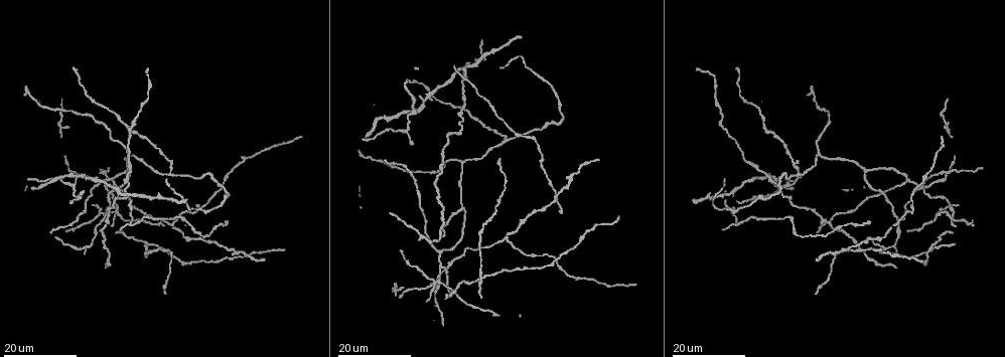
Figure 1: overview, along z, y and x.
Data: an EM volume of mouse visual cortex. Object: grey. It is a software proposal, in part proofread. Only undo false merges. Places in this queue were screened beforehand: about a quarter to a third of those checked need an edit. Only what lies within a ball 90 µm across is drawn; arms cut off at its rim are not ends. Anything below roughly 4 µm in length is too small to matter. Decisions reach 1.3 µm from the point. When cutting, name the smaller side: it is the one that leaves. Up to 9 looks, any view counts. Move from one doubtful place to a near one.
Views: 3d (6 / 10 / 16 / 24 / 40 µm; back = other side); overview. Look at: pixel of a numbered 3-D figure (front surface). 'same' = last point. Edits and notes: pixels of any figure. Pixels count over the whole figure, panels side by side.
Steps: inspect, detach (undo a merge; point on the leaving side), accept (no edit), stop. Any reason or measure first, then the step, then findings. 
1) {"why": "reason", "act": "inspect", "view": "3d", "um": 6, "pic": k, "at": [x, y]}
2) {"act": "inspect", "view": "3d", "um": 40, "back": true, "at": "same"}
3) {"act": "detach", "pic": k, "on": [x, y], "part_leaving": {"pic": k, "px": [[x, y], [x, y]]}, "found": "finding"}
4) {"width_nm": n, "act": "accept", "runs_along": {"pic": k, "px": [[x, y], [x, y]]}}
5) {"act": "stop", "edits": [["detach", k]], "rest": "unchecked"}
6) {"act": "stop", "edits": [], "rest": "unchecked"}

{"act": "inspect", "view": "3d", "um": 16, "pic": 1, "at": [947, 215]}

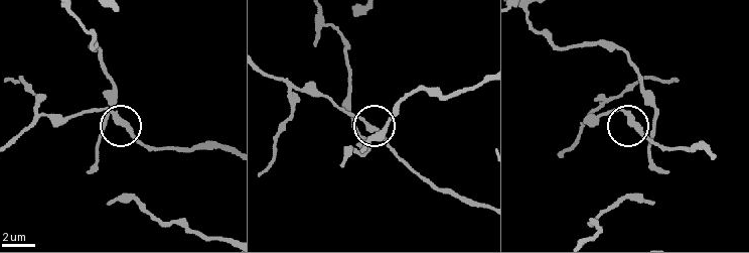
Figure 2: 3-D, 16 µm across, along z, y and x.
{"act": "inspect", "view": "3d", "um": 6, "pic": 2, "at": [628, 119]}

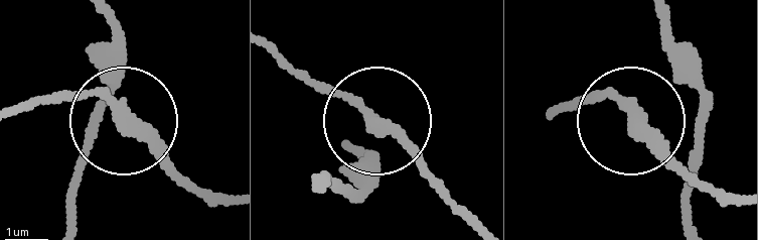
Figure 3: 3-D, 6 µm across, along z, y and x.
{"arms": 3, "act": "accept", "runs_along": {"pic": 3, "px": [[663, 19], [671, 74], [631, 113], [606, 95], [577, 95]]}, "found": "one neuron here"}

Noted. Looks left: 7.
{"why": "arms part here", "act": "inspect", "view": "3d", "um": 16, "pic": 1, "at": [937, 175]}

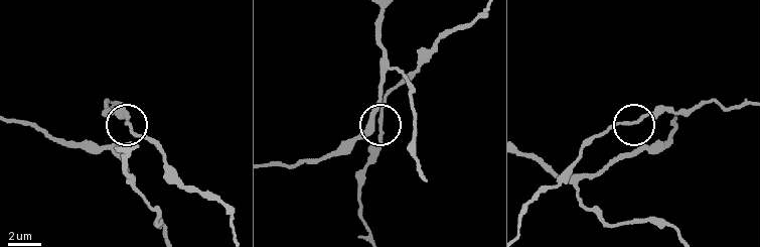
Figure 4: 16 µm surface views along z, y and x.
{"act": "inspect", "view": "3d", "um": 6, "pic": 4, "at": [381, 130]}

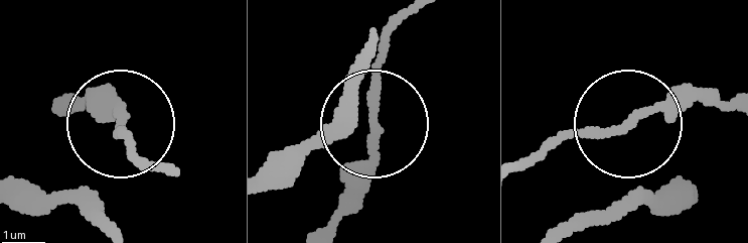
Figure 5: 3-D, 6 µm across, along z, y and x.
{"side_arm_um": 16, "arms": 3, "act": "accept", "found": "continuous, no second neuron"}

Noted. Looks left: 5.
{"why": "branch point", "act": "inspect", "view": "3d", "um": 16, "pic": 1, "at": [101, 211]}

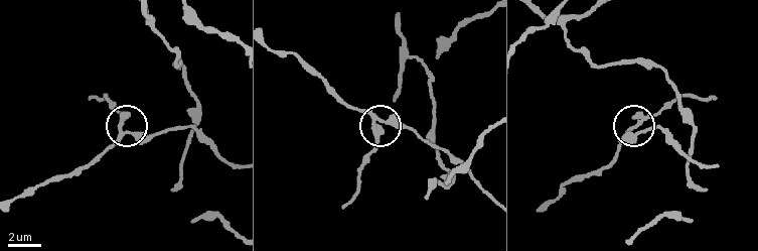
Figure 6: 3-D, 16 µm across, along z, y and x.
{"act": "inspect", "view": "3d", "um": 10, "pic": 6, "at": [631, 129]}

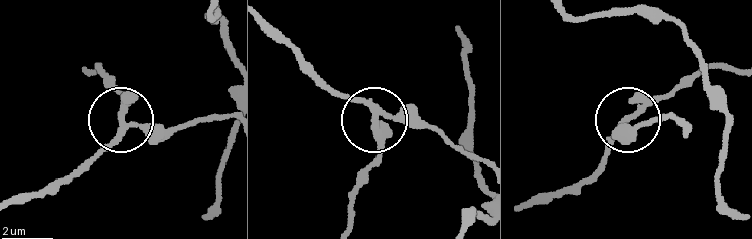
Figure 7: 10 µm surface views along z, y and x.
{"act": "accept", "runs_along": {"pic": 7, "px": [[226, 117], [174, 129], [135, 125], [122, 114], [116, 80]]}, "found": "all the same neuron"}

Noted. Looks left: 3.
{"why": "branch point", "act": "inspect", "view": "3d", "um": 16, "pic": 1, "at": [923, 190]}

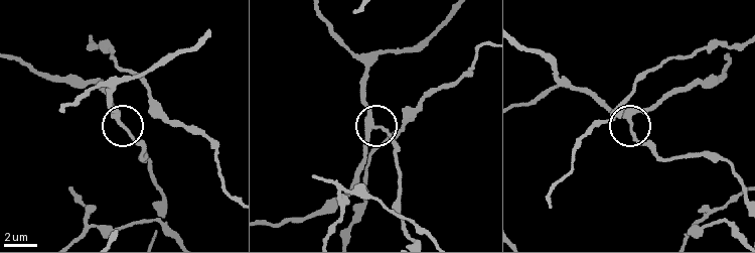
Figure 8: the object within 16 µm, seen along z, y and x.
{"act": "inspect", "view": "3d", "um": 6, "pic": 8, "at": [371, 125]}

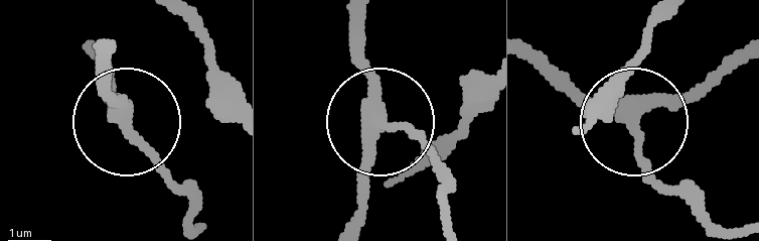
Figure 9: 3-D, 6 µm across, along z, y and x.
{"arms": 3, "act": "accept", "runs_along": {"pic": 9, "px": [[359, 14], [377, 119], [443, 162]]}, "found": "continuous, no second neuron"}

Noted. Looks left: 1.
{"act": "stop", "edits": [], "rest": "unchecked"}

